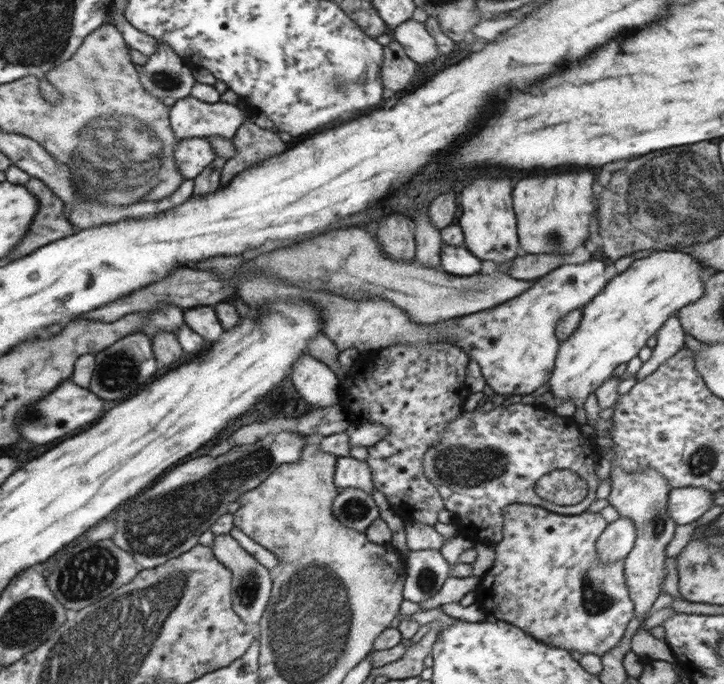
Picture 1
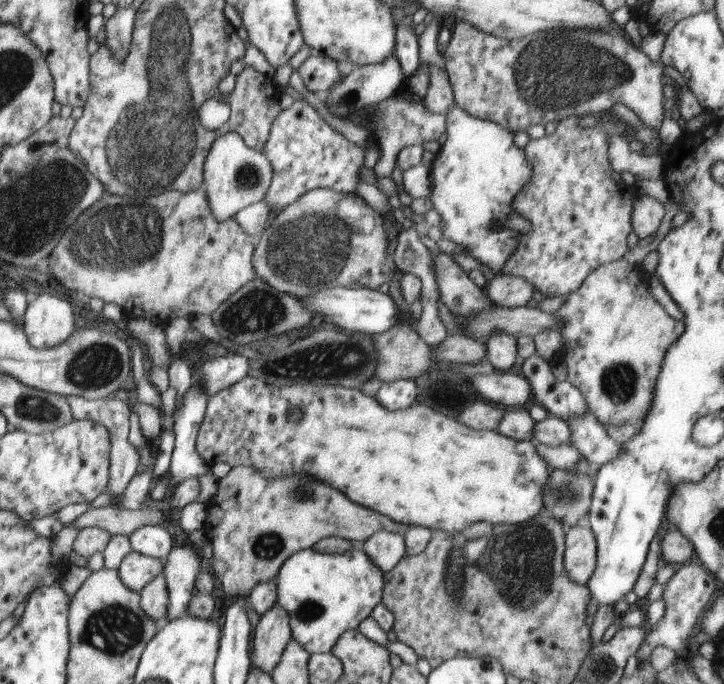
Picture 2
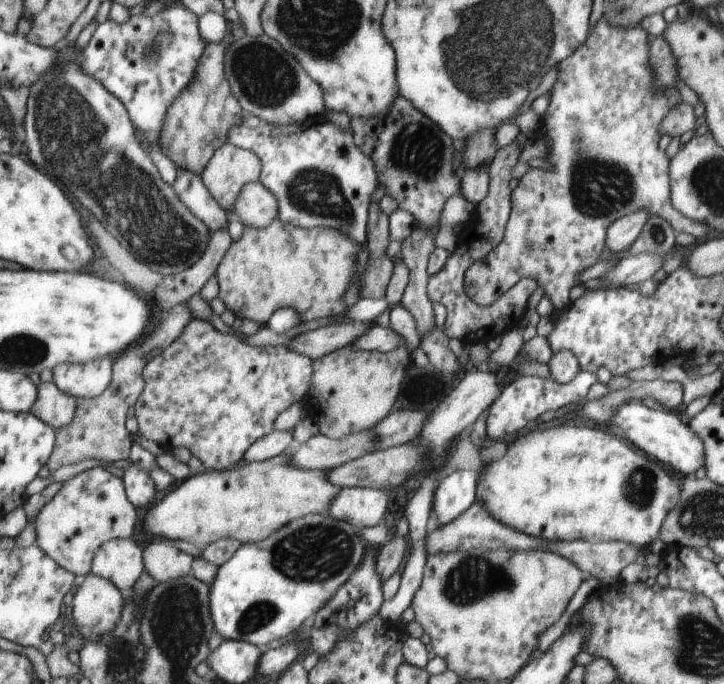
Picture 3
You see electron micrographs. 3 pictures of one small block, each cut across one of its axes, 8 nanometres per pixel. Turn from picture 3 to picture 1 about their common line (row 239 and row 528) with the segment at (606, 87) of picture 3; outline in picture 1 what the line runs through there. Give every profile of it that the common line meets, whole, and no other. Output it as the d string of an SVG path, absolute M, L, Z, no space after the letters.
M531 504L508 505L507 508L504 508L502 515L504 515L504 522L502 522L503 538L500 542L494 544L495 561L491 569L487 571L481 580L488 591L488 596L490 596L491 616L497 618L498 621L506 621L517 626L517 628L524 630L528 635L549 647L554 645L556 648L563 648L569 651L577 650L580 654L597 655L603 655L611 648L616 647L625 636L630 620L635 617L635 605L629 596L629 587L624 575L624 559L610 561L610 563L598 561L595 544L596 540L604 532L604 529L609 525L606 519L600 513L592 513L590 511L584 511L582 514L577 515L561 515L546 510L544 507Z

